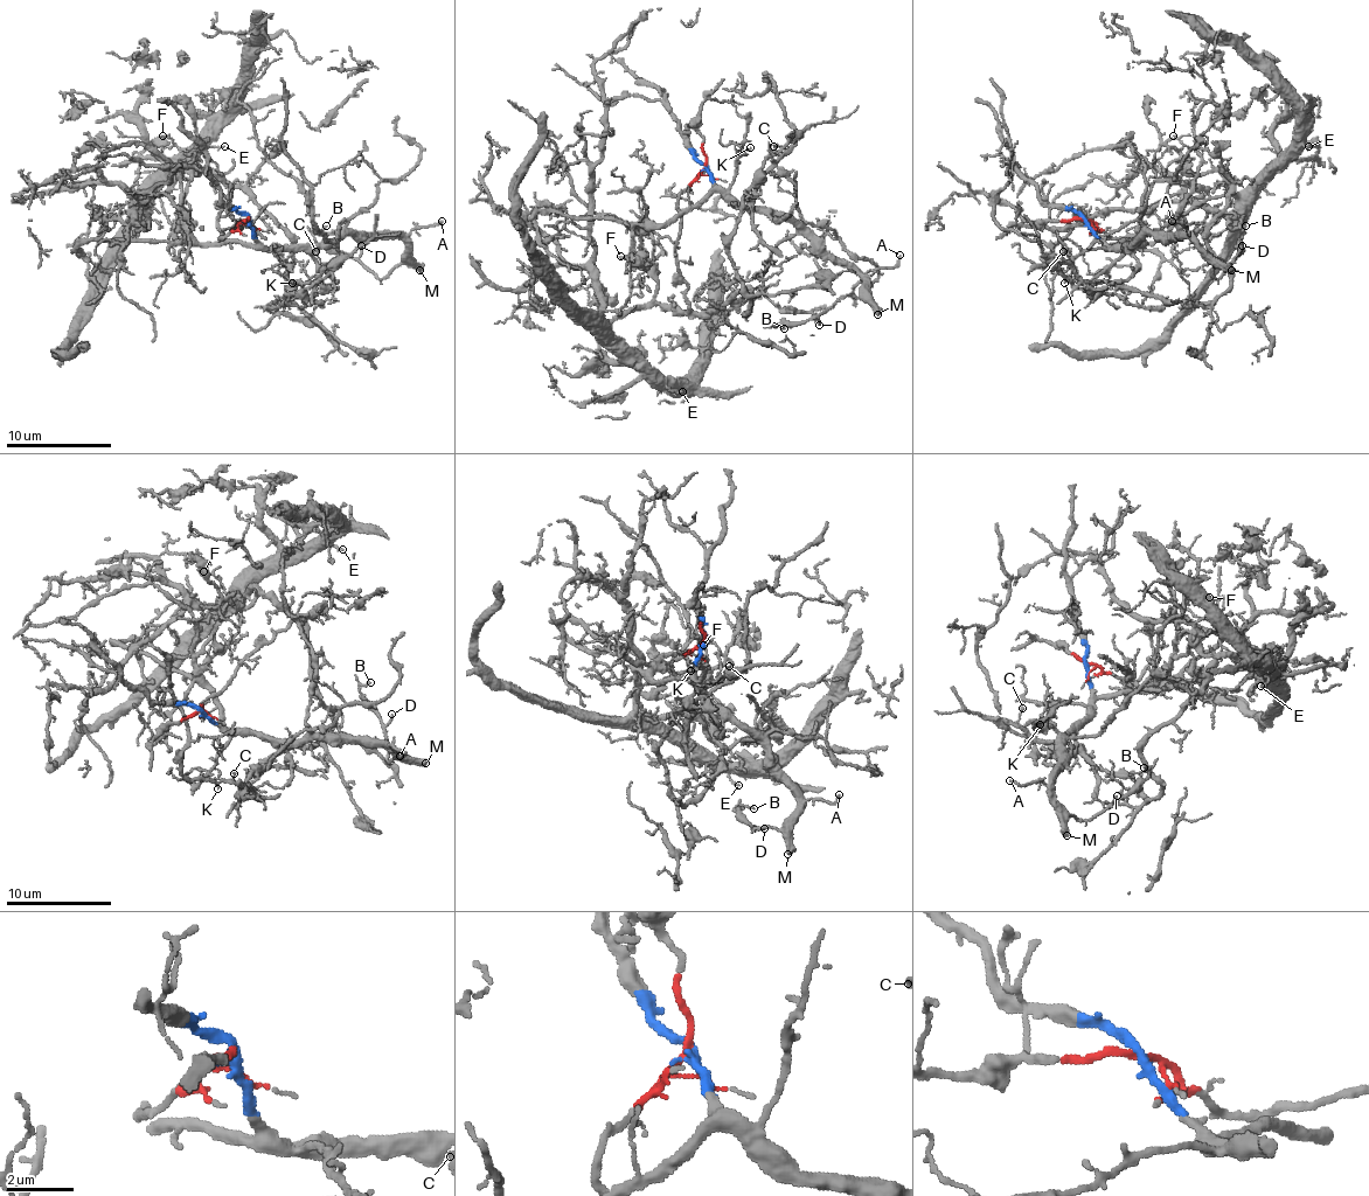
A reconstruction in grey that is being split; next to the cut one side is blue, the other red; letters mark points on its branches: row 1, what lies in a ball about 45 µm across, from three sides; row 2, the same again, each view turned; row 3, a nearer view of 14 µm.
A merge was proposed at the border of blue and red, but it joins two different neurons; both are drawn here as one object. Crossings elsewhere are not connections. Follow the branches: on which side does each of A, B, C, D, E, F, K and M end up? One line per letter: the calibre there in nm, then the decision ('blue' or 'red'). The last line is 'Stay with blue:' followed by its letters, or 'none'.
A: 140 nm | blue
B: 120 nm | blue
C: 120 nm | blue
D: 150 nm | blue
E: 120 nm | red
F: 80 nm | red
K: 70 nm | blue
M: 480 nm | blue
Stay with blue: A, B, C, D, K, M

